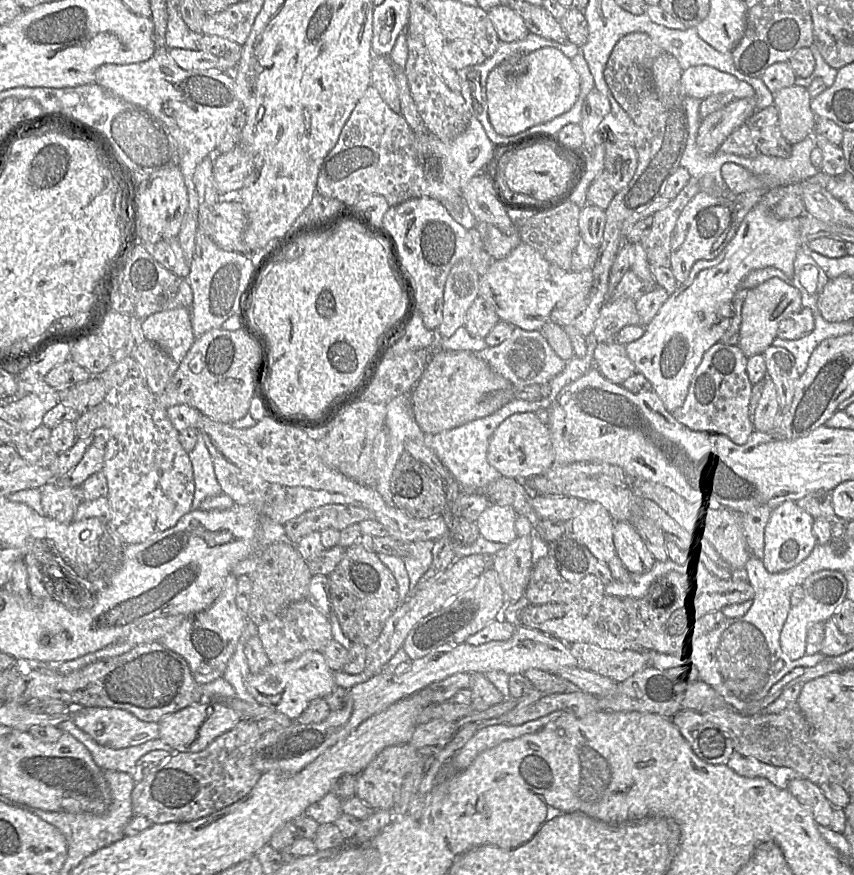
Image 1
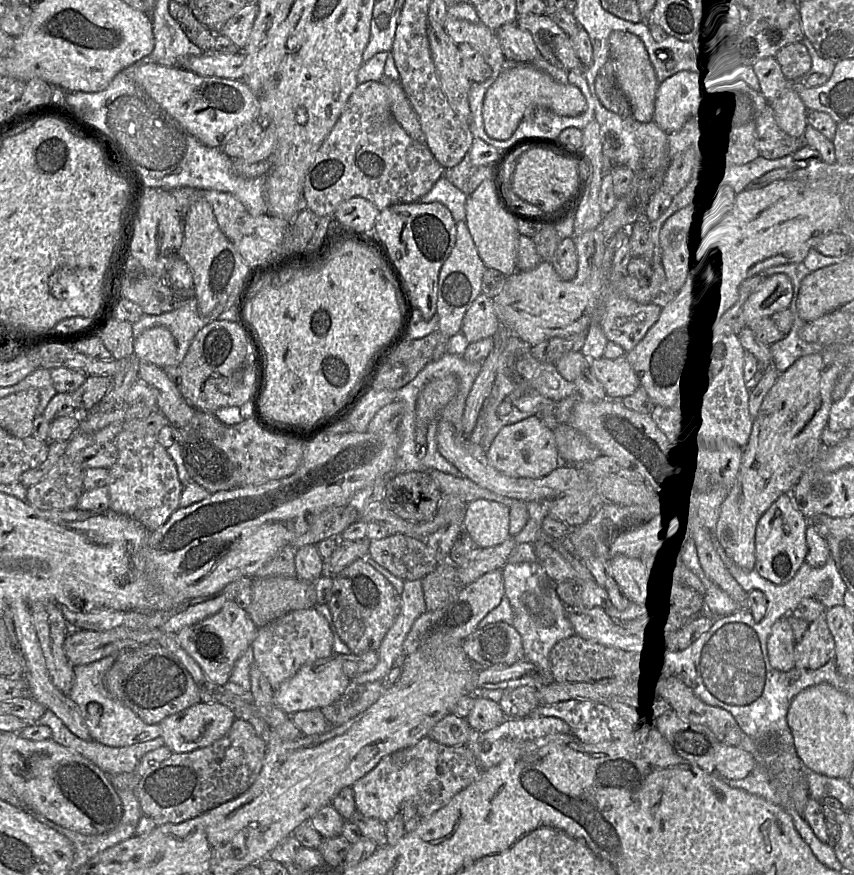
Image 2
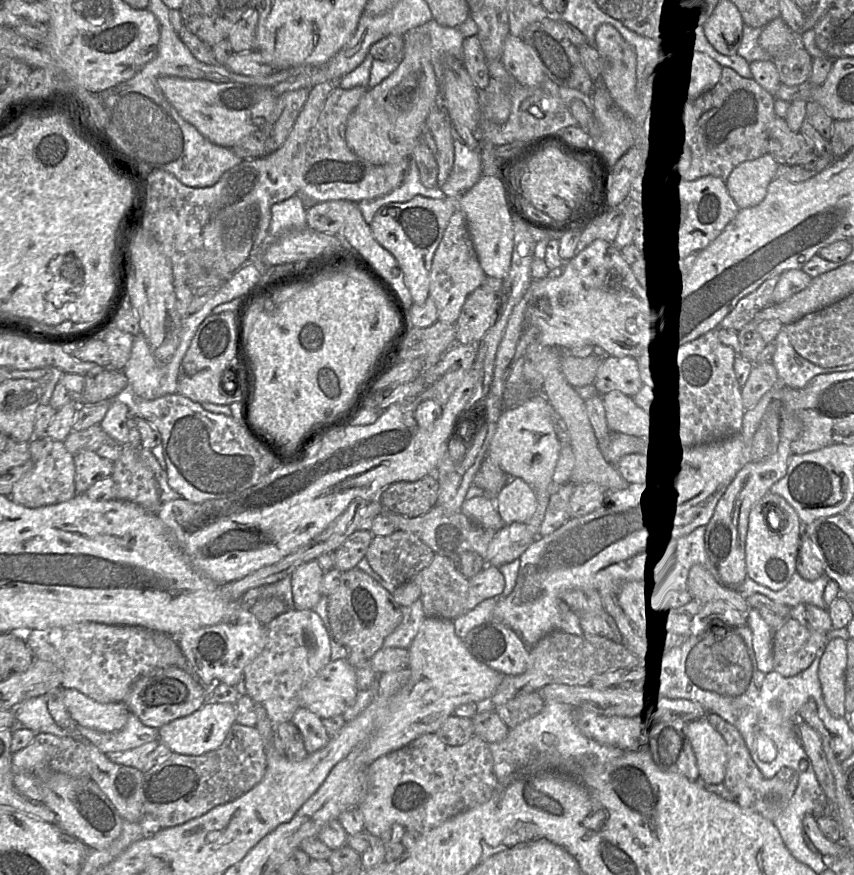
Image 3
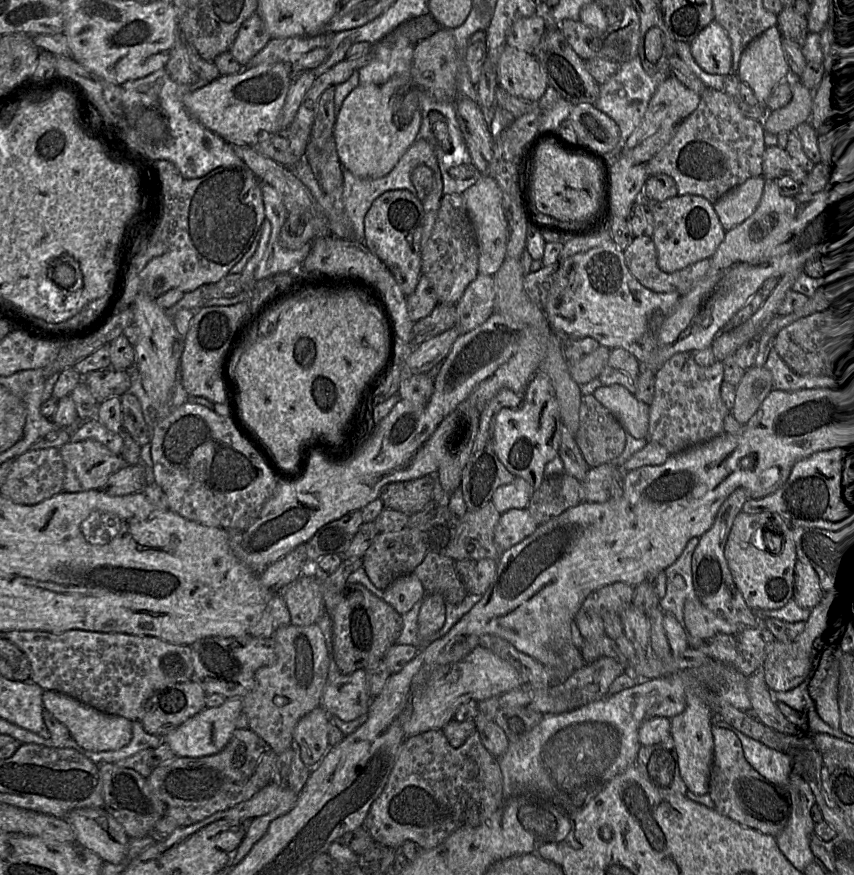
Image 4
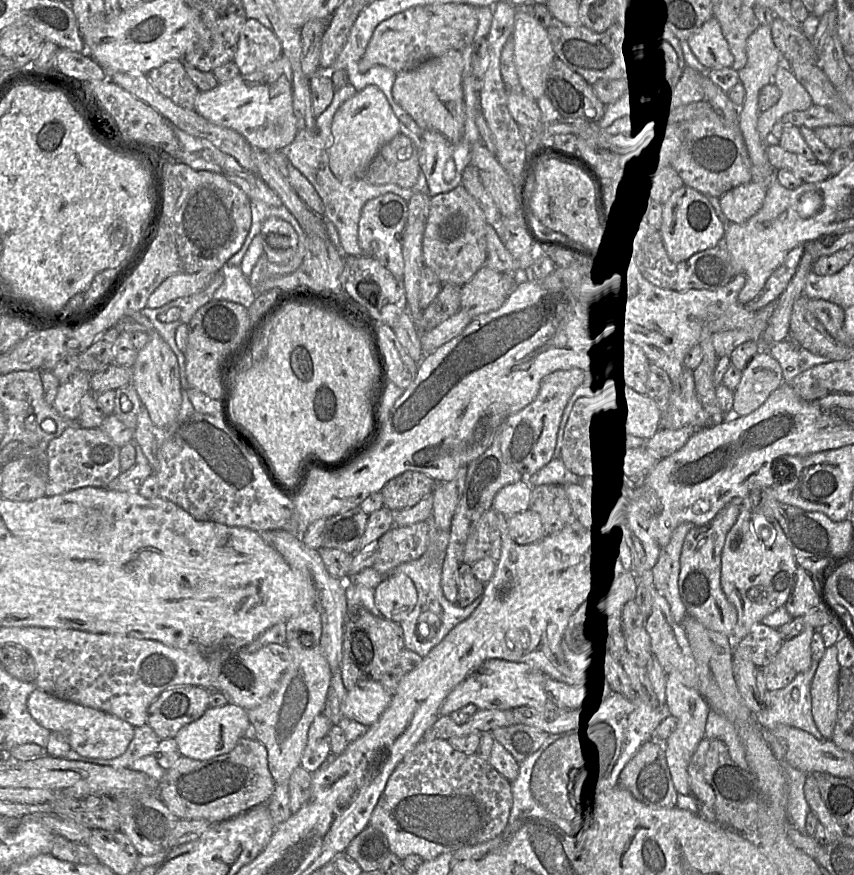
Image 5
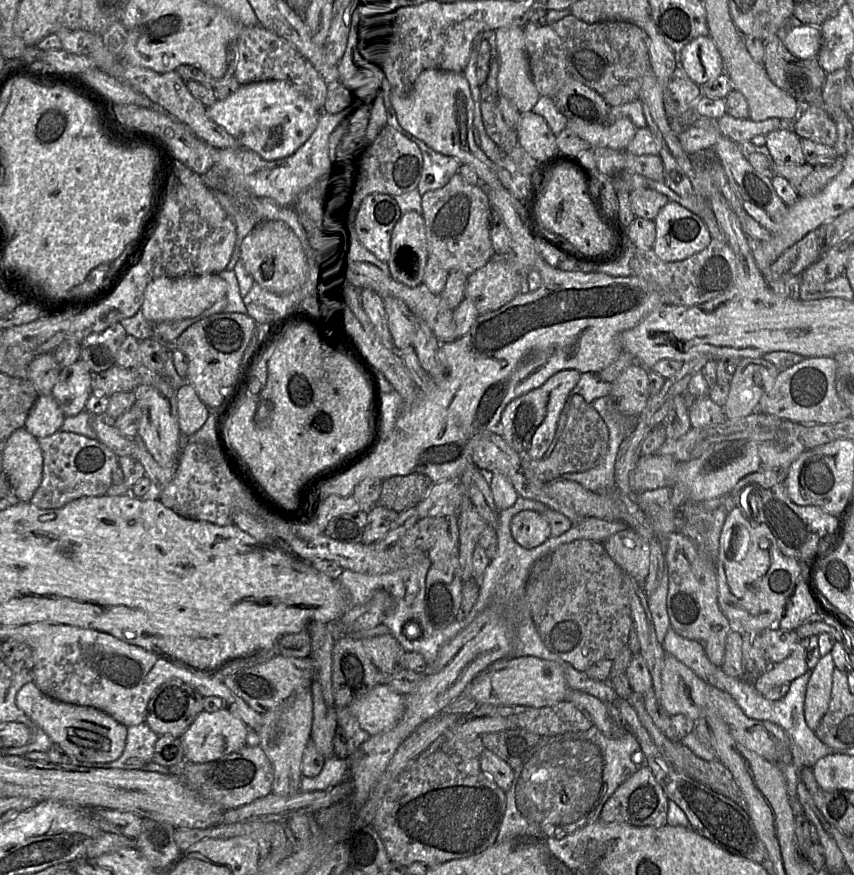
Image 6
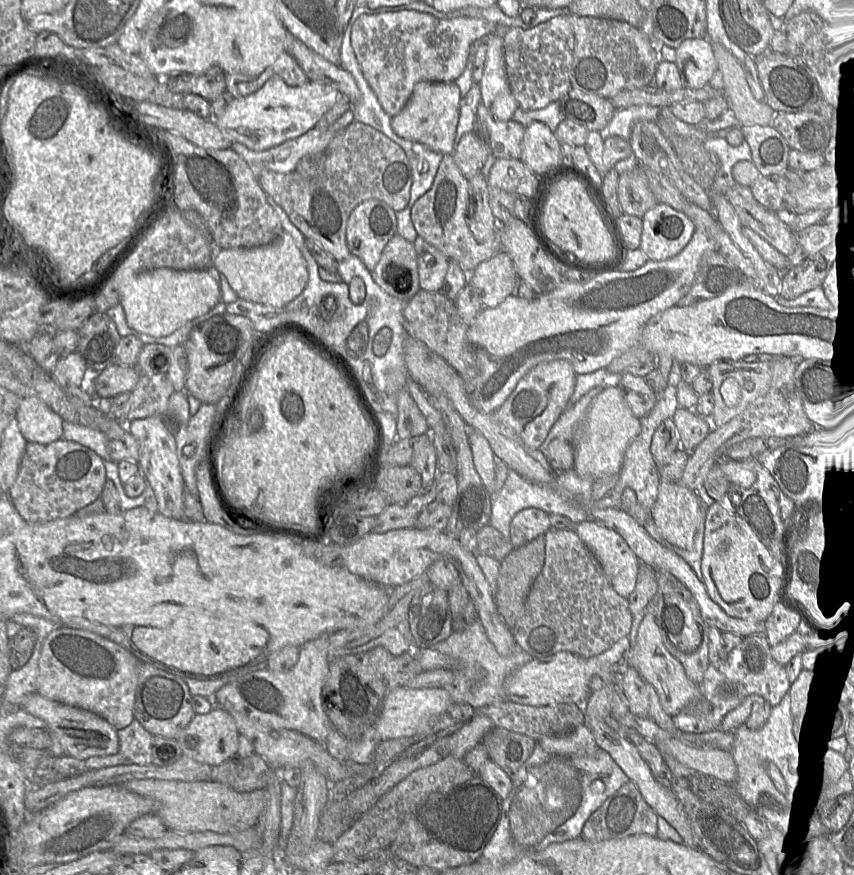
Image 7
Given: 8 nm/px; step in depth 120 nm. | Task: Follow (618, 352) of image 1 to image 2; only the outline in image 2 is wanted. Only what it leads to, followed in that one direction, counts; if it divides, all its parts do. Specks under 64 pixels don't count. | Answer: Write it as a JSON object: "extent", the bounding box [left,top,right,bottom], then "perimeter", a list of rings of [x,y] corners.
{"extent":[590,355,639,400],"perimeter":[[[626,355],[614,359],[596,359],[590,363],[590,370],[602,385],[611,400],[622,400],[632,395],[639,387],[639,380],[630,366]]]}

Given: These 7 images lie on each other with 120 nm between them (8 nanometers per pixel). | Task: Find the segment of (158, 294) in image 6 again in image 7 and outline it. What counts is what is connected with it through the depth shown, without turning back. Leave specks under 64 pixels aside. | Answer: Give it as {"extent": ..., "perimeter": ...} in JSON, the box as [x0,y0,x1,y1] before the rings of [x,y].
{"extent":[119,268,221,337],"perimeter":[[[157,268],[135,272],[127,277],[119,286],[119,301],[131,328],[153,337],[163,337],[210,311],[221,301],[221,289],[207,269]]]}

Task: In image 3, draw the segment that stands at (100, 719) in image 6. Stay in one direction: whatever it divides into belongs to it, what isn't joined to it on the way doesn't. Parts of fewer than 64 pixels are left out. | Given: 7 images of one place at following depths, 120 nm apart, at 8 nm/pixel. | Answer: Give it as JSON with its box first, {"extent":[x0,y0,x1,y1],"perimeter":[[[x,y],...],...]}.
{"extent":[63,688,131,732],"perimeter":[[[72,688],[63,689],[63,697],[67,711],[76,724],[101,732],[122,729],[131,713],[123,702],[98,702]]]}

